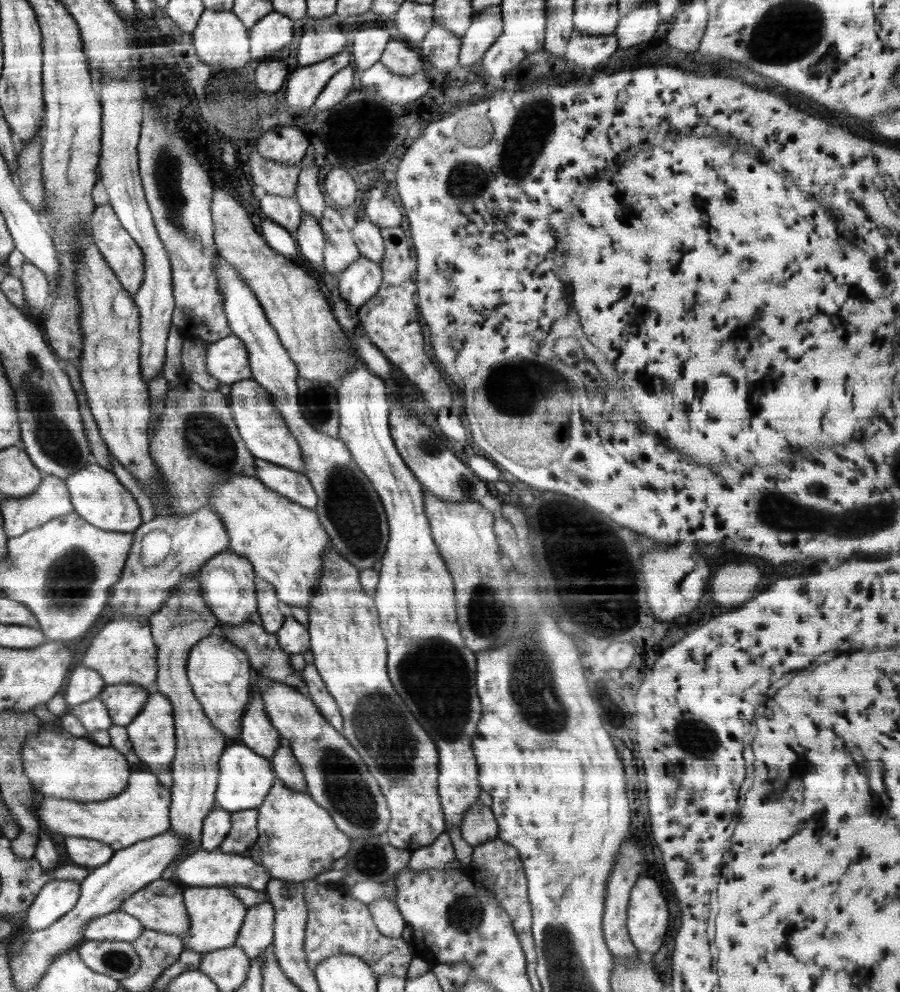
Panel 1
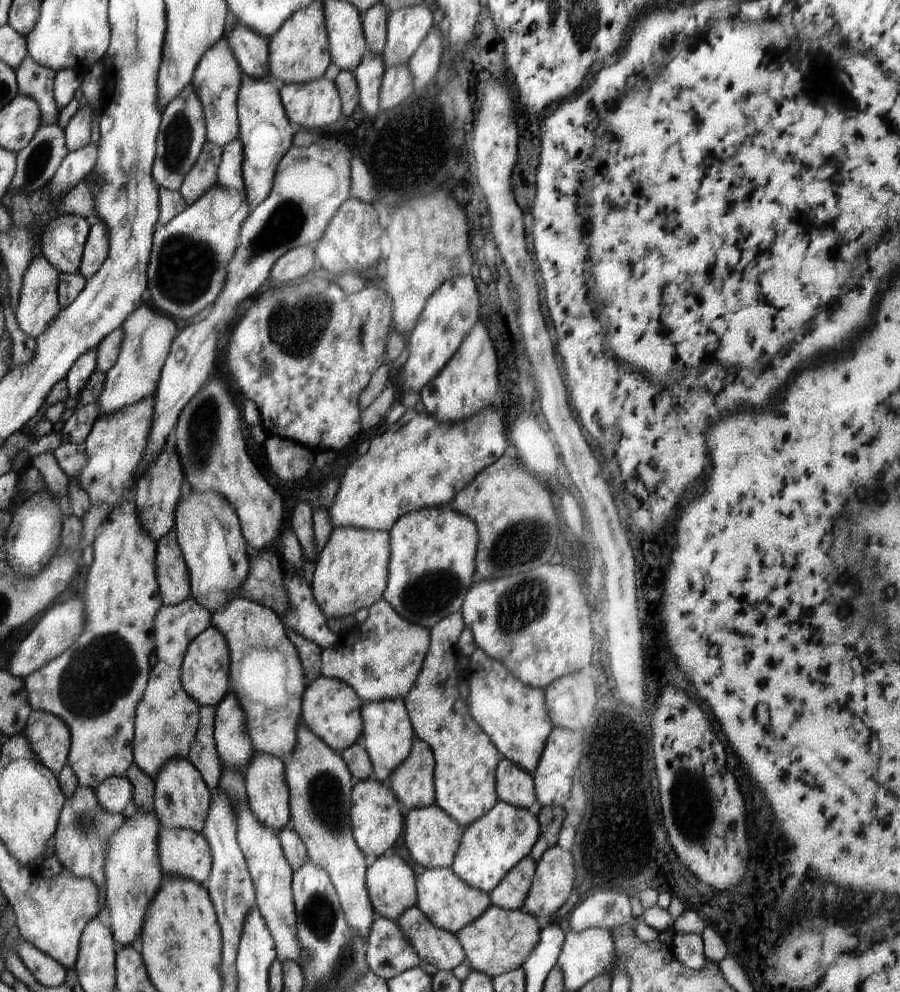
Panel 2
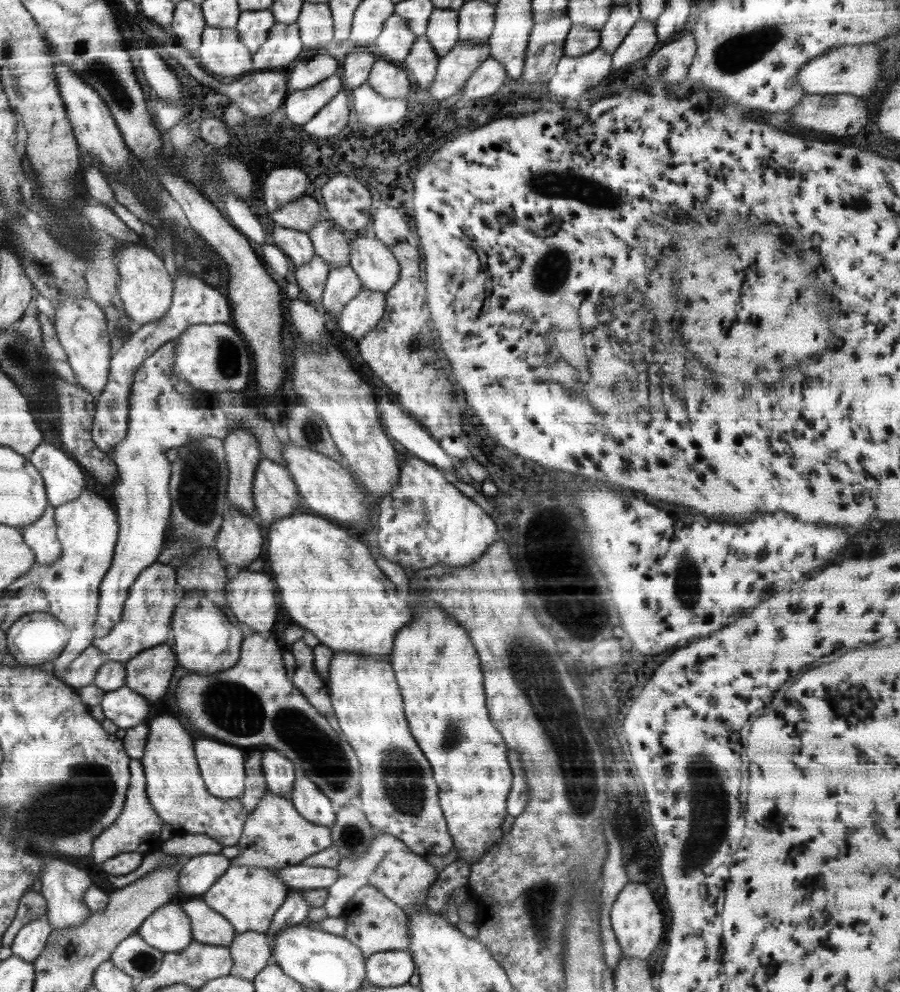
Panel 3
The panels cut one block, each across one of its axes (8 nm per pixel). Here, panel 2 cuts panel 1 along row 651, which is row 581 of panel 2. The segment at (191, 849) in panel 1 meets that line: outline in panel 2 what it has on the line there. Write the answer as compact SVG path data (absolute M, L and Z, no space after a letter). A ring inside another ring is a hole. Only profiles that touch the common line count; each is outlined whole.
M175 529L170 530L156 543L157 583L162 602L176 606L184 602L190 594L190 575L177 541Z

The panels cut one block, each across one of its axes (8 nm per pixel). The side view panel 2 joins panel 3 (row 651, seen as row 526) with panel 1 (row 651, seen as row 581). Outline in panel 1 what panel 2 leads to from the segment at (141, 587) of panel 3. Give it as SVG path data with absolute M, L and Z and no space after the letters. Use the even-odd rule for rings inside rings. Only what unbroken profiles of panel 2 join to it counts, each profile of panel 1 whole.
M134 615L112 618L92 640L82 664L98 671L107 685L134 683L153 690L157 679L157 644L149 620Z

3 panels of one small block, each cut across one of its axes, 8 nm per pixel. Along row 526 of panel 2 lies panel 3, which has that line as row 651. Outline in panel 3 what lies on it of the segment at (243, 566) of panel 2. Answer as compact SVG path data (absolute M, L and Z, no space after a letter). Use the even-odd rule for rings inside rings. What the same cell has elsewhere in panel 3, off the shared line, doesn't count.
M195 590L184 596L175 608L170 635L177 664L190 673L215 674L232 668L239 659L243 643L242 631L228 621L228 617L201 591Z

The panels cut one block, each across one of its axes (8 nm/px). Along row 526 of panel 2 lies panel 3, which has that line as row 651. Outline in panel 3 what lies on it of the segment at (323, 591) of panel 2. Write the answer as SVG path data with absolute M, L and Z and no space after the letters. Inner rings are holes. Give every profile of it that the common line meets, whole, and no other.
M350 651L334 653L329 664L327 689L344 741L356 750L360 762L360 808L378 832L398 837L413 853L425 857L446 854L454 846L439 803L439 788L430 762L410 732L403 709L403 696L391 661L378 659L377 655L370 658Z

